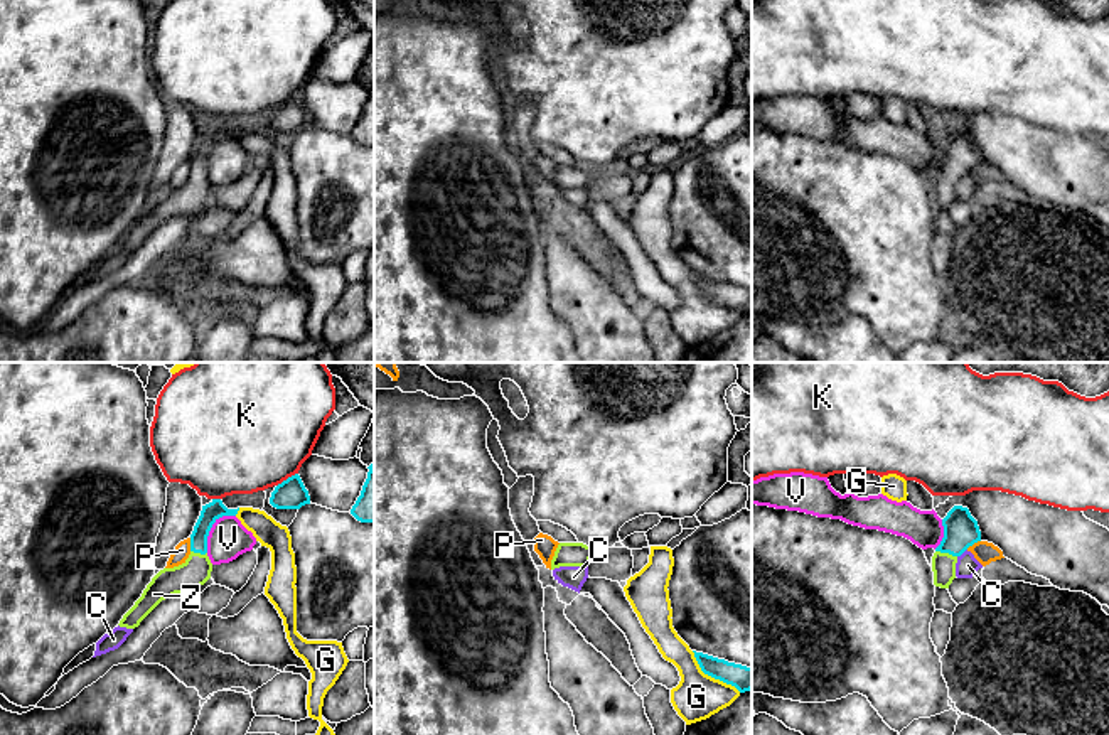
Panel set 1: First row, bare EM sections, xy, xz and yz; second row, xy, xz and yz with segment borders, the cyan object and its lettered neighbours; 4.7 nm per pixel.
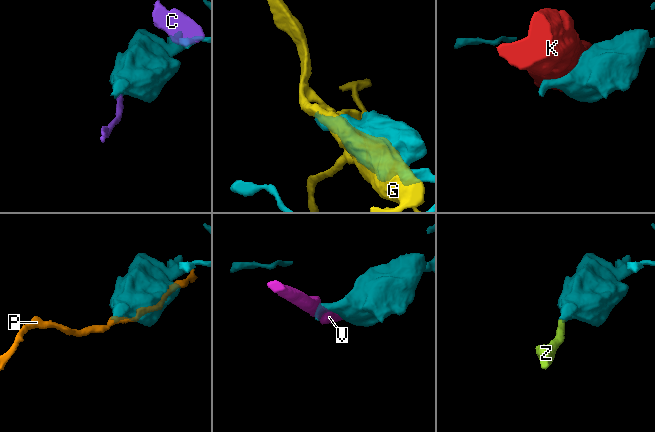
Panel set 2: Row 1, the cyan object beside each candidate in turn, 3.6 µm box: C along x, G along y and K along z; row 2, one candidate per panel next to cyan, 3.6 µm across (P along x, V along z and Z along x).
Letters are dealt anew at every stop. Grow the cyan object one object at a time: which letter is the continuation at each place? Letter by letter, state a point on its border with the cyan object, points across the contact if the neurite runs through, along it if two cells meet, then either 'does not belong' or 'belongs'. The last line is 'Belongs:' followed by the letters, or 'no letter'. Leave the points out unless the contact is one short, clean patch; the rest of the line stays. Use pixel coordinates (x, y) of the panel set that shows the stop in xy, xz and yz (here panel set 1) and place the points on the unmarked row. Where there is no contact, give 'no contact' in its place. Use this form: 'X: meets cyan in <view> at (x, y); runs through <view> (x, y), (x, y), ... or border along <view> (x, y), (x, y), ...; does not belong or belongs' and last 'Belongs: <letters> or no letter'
C: meets cyan in yz at (961, 176); border along yz (966, 171), (958, 179); does not belong
G: meets cyan in xz at (712, 299); does not belong
K: meets cyan in xy at (289, 100); does not belong
P: meets cyan in yz at (973, 166); does not belong
V: meets cyan in xy at (211, 149); does not belong
Z: meets cyan in yz at (946, 174); runs through yz (961, 152), (956, 164), (946, 174), (942, 186); belongs
Belongs: Z

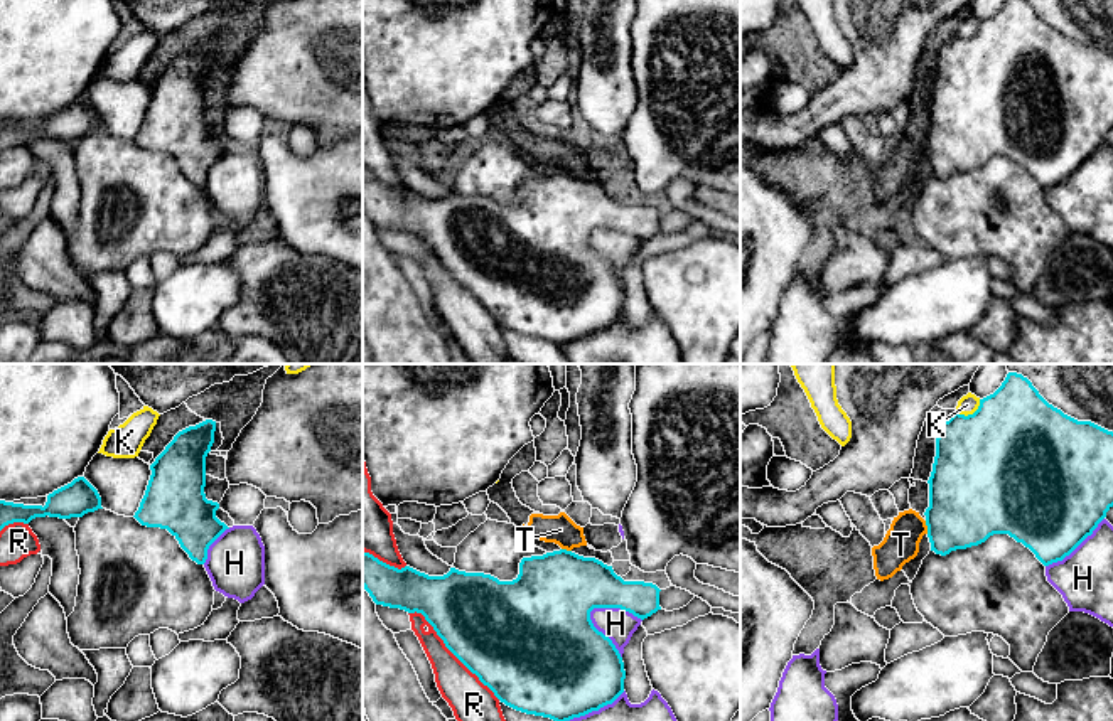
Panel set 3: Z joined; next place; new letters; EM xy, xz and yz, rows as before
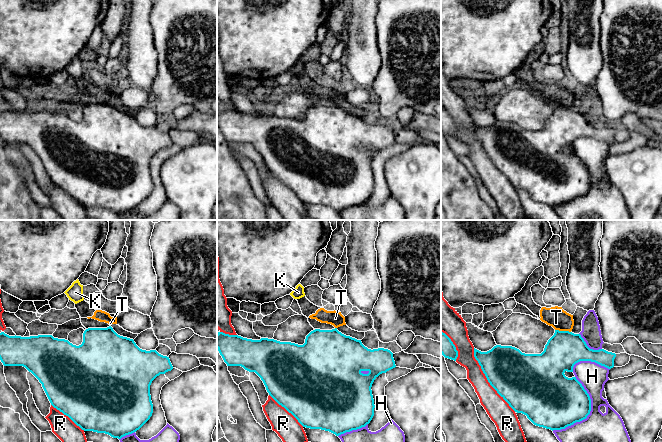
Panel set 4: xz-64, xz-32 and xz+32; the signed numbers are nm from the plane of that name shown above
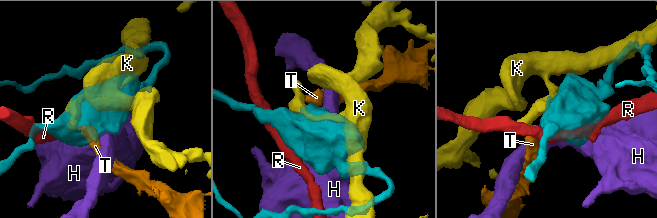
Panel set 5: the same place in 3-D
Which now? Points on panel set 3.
H: meets cyan in xz at (601, 255); does not belong
K: meets cyan in yz at (970, 37); does not belong
R: meets cyan in xz at (451, 273); does not belong
T: meets cyan in yz at (928, 150); border along yz (924, 144), (928, 155); does not belong
Belongs: no letter

